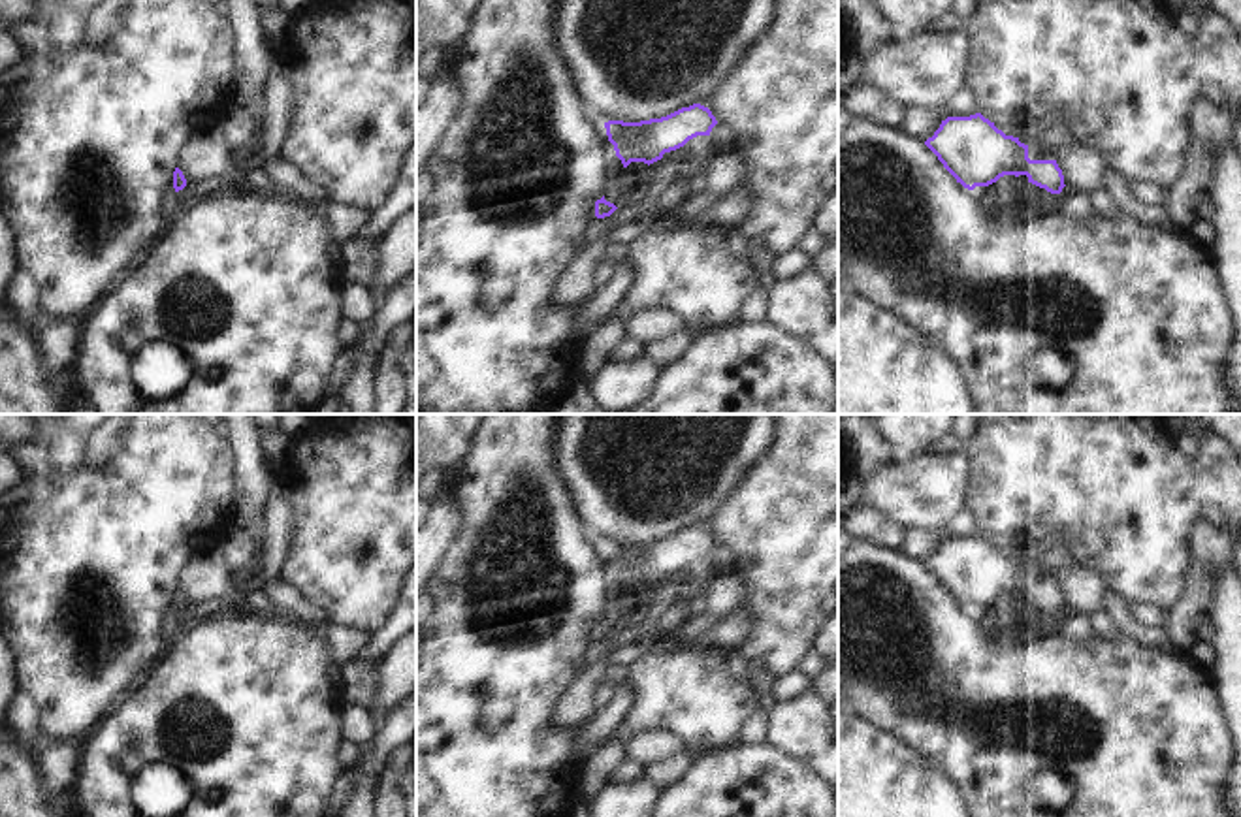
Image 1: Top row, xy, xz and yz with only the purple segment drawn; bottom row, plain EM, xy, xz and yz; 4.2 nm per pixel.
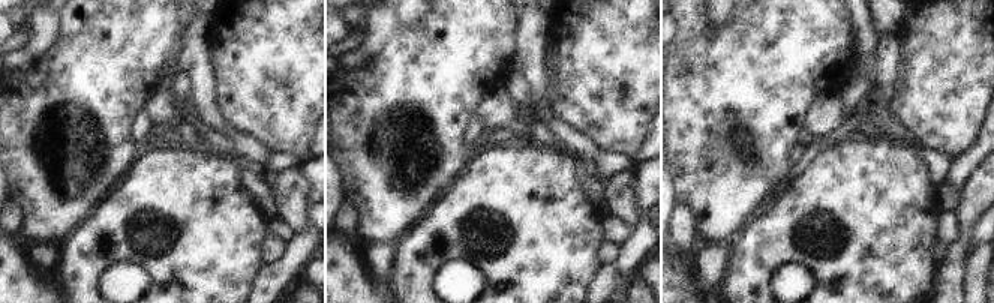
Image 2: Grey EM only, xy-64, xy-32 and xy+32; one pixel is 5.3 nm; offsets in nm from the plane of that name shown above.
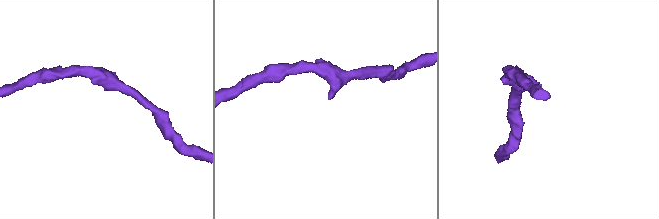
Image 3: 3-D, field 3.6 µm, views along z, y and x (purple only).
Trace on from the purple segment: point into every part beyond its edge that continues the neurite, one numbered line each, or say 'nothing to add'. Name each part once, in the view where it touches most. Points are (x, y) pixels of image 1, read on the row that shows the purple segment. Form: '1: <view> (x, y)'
nothing to add.

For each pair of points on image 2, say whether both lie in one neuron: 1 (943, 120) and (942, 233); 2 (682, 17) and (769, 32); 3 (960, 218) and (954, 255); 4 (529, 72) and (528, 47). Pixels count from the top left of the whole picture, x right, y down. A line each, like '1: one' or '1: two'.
1: two
2: one
3: one
4: one

